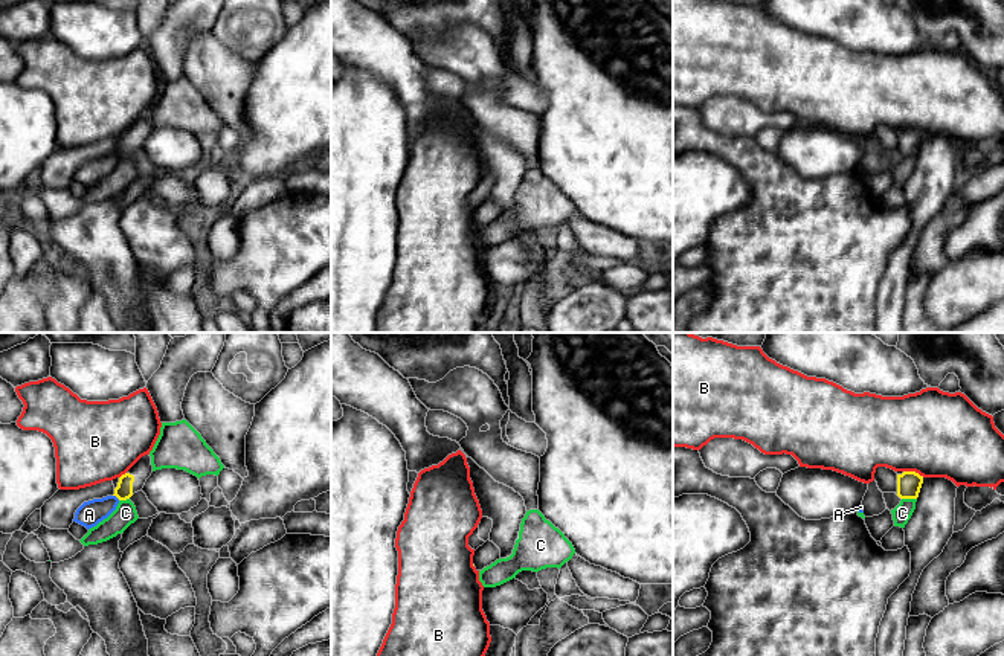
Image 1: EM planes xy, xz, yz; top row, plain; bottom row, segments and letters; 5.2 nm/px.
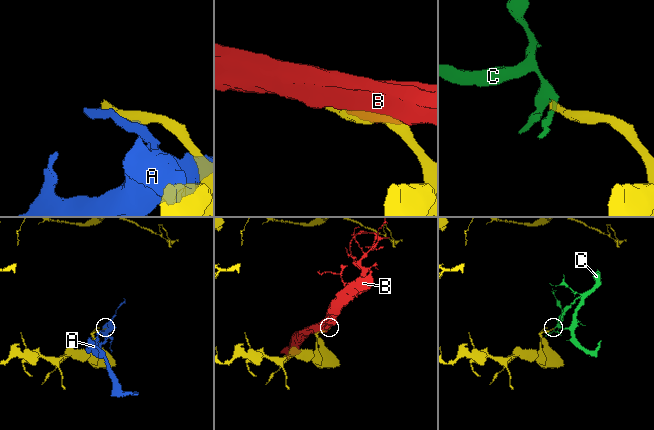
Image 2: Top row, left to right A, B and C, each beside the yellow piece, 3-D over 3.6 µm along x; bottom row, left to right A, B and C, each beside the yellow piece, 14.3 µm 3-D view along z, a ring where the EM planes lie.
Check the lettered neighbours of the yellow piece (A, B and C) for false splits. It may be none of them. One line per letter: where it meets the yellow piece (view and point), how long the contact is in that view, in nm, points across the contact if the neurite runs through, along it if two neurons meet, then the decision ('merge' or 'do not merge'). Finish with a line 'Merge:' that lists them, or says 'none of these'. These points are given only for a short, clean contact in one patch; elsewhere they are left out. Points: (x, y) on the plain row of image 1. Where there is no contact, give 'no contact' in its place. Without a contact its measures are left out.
A: contact xy (116, 154); length 50 nm; do not merge
B: contact yz (914, 130); length 120 nm; do not merge
C: contact yz (910, 156); length 80 nm; border yz (902, 156), (916, 157); do not merge
Merge: none of these

